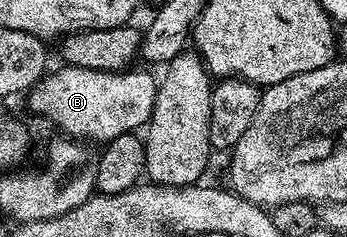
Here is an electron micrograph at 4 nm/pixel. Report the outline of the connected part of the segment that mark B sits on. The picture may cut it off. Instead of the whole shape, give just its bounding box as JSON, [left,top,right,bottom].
[27,65,158,143]

